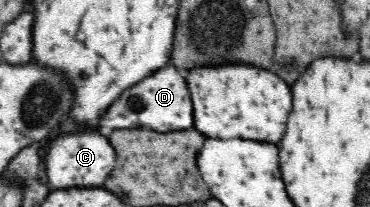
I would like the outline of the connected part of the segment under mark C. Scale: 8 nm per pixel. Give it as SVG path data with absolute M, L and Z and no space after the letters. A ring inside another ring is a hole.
M70 133L62 135L50 145L46 157L46 173L52 189L70 189L70 187L102 187L110 171L116 165L116 155L106 137L98 133Z

